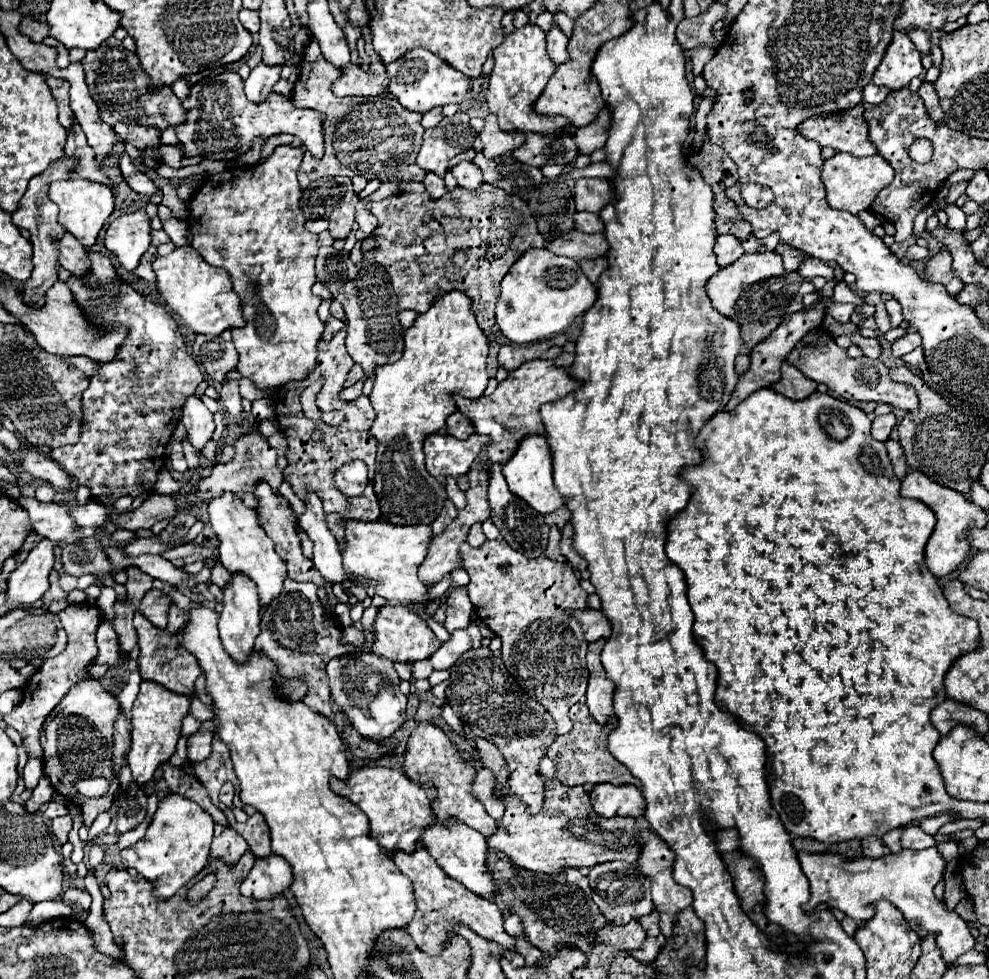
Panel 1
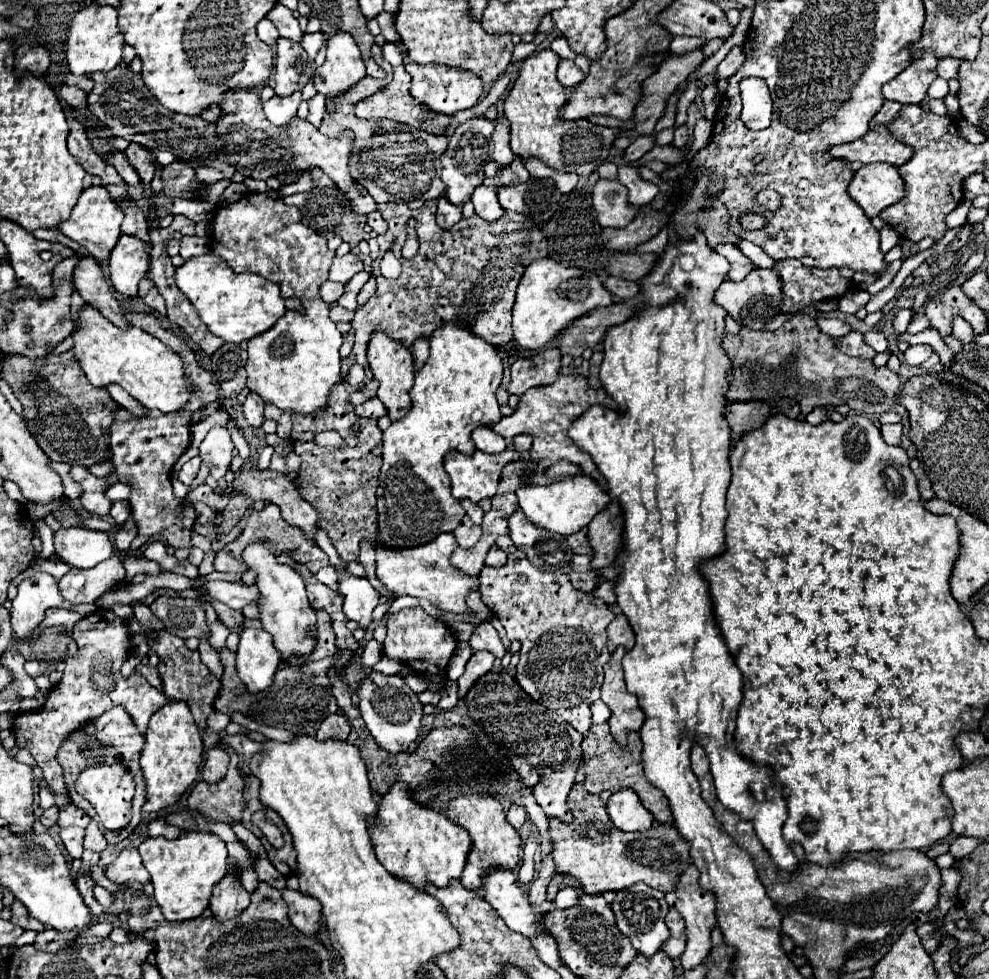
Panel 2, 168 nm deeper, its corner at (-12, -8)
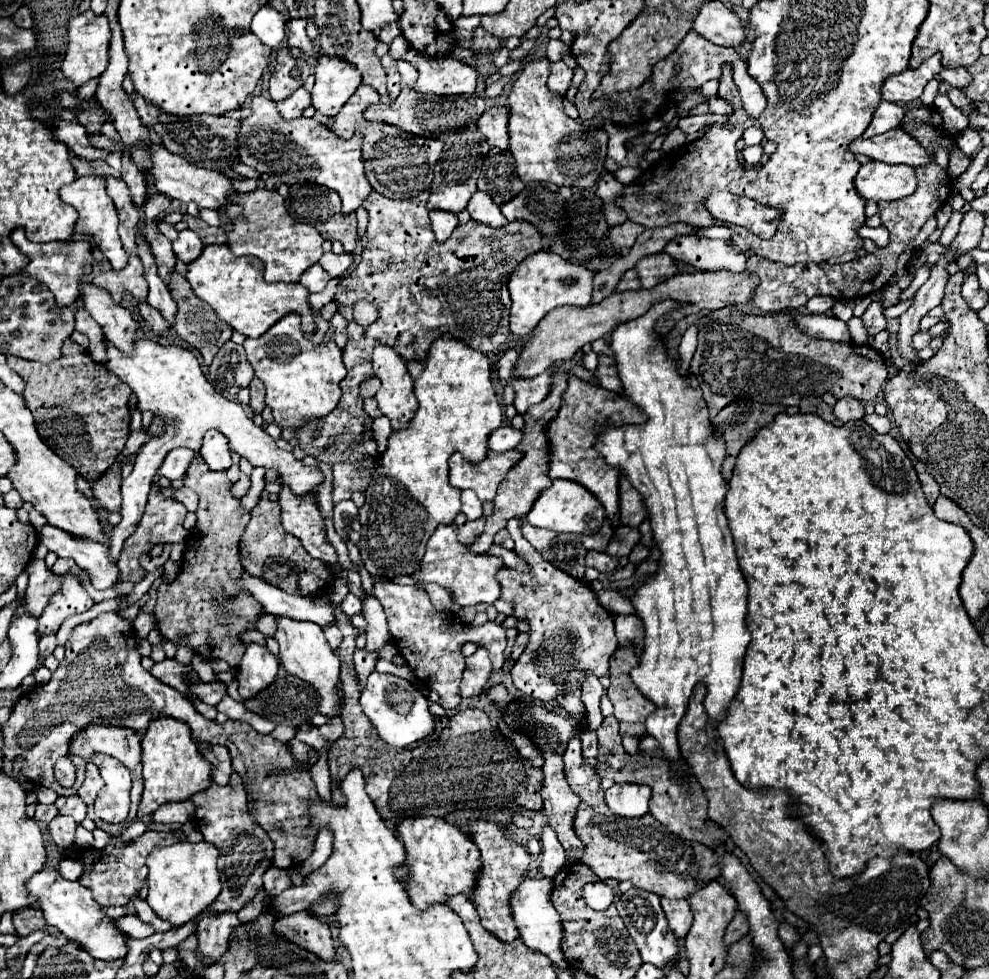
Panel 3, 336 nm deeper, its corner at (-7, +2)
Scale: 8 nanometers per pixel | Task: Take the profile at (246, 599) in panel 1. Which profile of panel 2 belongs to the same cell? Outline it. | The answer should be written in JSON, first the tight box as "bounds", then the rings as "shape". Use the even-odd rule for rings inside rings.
{"bounds":[236,627,280,691],"shape":[[[242,627],[236,651],[236,669],[248,691],[262,691],[272,685],[274,673],[280,665],[280,653],[274,649],[272,635],[264,629]]]}

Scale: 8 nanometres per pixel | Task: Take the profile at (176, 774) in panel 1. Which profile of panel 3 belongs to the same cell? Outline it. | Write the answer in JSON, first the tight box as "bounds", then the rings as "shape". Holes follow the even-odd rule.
{"bounds":[263,867,293,897],"shape":[[[269,867],[267,873],[263,875],[263,883],[265,883],[265,891],[271,895],[271,897],[277,897],[281,891],[289,889],[293,883],[287,875],[287,871],[283,869],[277,869],[277,867]]]}

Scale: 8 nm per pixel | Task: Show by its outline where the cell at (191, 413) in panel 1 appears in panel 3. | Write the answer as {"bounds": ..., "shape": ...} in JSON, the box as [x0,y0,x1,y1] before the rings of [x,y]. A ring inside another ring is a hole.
{"bounds":[201,429,231,471],"shape":[[[215,429],[205,433],[201,457],[205,459],[211,471],[227,471],[231,467],[231,451],[229,451],[229,443],[225,441],[225,435]]]}

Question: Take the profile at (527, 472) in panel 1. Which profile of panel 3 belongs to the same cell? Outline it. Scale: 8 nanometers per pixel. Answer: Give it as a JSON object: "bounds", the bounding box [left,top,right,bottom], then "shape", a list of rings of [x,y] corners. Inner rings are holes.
{"bounds":[527,479,605,535],"shape":[[[555,479],[553,485],[541,493],[541,497],[535,501],[533,509],[527,513],[527,521],[535,527],[545,527],[553,531],[563,531],[563,533],[579,533],[579,535],[593,535],[601,529],[605,519],[605,509],[603,505],[589,493],[583,485],[575,481],[565,481],[565,479]]]}

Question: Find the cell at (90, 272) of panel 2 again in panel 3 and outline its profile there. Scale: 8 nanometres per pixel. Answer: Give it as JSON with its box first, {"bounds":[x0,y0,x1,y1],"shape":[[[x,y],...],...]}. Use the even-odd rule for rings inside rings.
{"bounds":[83,285,137,353],"shape":[[[83,285],[83,303],[89,315],[103,327],[107,341],[119,351],[131,353],[133,341],[137,339],[137,323],[133,321],[131,313],[95,285]]]}

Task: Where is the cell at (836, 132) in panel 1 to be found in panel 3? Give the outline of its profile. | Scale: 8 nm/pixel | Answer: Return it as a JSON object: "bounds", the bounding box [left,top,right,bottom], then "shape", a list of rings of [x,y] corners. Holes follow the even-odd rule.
{"bounds":[849,127,933,167],"shape":[[[901,127],[871,137],[871,139],[855,139],[849,145],[851,153],[863,153],[869,159],[877,159],[889,165],[911,165],[911,167],[925,167],[933,161],[927,149]]]}

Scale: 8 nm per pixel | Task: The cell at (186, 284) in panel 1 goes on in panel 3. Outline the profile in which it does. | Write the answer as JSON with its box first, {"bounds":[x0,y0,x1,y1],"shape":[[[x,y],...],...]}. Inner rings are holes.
{"bounds":[187,245,315,337],"shape":[[[207,245],[197,261],[189,263],[187,281],[199,299],[207,301],[219,319],[227,321],[245,337],[261,337],[281,317],[295,313],[301,317],[303,333],[315,333],[313,311],[309,305],[309,291],[301,283],[265,283],[265,267],[255,257],[237,257],[227,245]]]}

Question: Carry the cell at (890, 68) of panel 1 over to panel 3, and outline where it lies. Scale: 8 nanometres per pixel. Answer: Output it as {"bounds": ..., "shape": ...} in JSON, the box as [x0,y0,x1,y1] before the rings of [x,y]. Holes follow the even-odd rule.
{"bounds":[881,53,941,105],"shape":[[[935,53],[933,57],[929,57],[921,67],[917,69],[907,69],[899,75],[893,75],[889,77],[883,87],[881,87],[881,93],[883,93],[883,101],[889,101],[889,103],[899,103],[899,105],[907,105],[915,99],[919,99],[923,95],[923,89],[925,85],[935,79],[941,71],[941,55]]]}

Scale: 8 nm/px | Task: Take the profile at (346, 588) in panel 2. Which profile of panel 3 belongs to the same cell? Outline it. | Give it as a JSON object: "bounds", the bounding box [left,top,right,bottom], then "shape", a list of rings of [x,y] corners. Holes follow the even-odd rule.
{"bounds":[363,595,391,653],"shape":[[[367,595],[367,599],[363,599],[363,617],[367,619],[367,651],[379,653],[385,645],[389,645],[391,633],[387,627],[387,619],[385,613],[381,609],[381,603],[377,603],[377,599],[373,599],[371,595]]]}

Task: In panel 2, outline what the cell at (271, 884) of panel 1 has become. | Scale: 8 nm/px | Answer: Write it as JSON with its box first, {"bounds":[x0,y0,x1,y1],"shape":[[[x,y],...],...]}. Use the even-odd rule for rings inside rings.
{"bounds":[282,887,320,935],"shape":[[[290,887],[282,889],[282,899],[288,905],[288,919],[294,927],[298,927],[302,933],[312,935],[318,933],[320,929],[320,903],[302,893],[302,891],[294,891]]]}

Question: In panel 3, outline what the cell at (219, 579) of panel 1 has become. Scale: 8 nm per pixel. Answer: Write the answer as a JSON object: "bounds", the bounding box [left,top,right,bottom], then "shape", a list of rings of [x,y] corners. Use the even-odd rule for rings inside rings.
{"bounds":[257,615,275,637],"shape":[[[265,615],[265,619],[259,619],[257,621],[257,629],[265,637],[273,637],[273,633],[275,633],[275,619],[273,619],[273,615]]]}

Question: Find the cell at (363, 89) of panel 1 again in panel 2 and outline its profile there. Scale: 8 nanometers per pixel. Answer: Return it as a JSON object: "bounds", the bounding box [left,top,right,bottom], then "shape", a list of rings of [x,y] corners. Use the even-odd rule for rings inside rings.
{"bounds":[354,67,450,133],"shape":[[[400,67],[400,71],[394,69],[394,79],[392,79],[392,83],[386,85],[386,87],[382,87],[382,89],[378,89],[374,95],[370,95],[370,97],[358,101],[358,103],[354,105],[354,115],[360,117],[360,119],[388,117],[388,119],[394,119],[394,121],[400,121],[400,123],[410,123],[410,125],[414,125],[414,127],[426,129],[426,131],[430,131],[430,133],[432,133],[432,131],[434,131],[434,133],[442,133],[442,129],[450,123],[450,117],[448,117],[448,115],[434,113],[434,111],[430,111],[430,109],[418,105],[418,103],[410,97],[408,89],[410,89],[410,75],[408,75],[408,71],[406,71],[404,67]]]}

